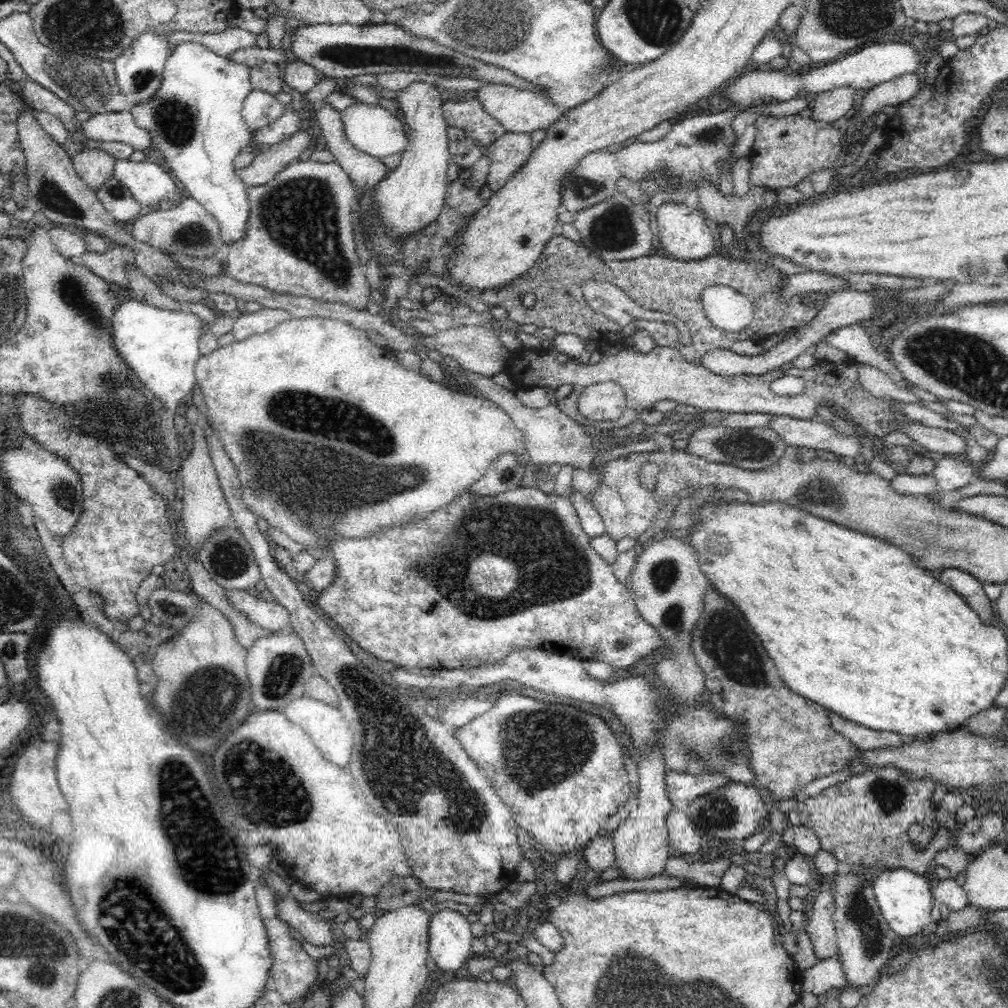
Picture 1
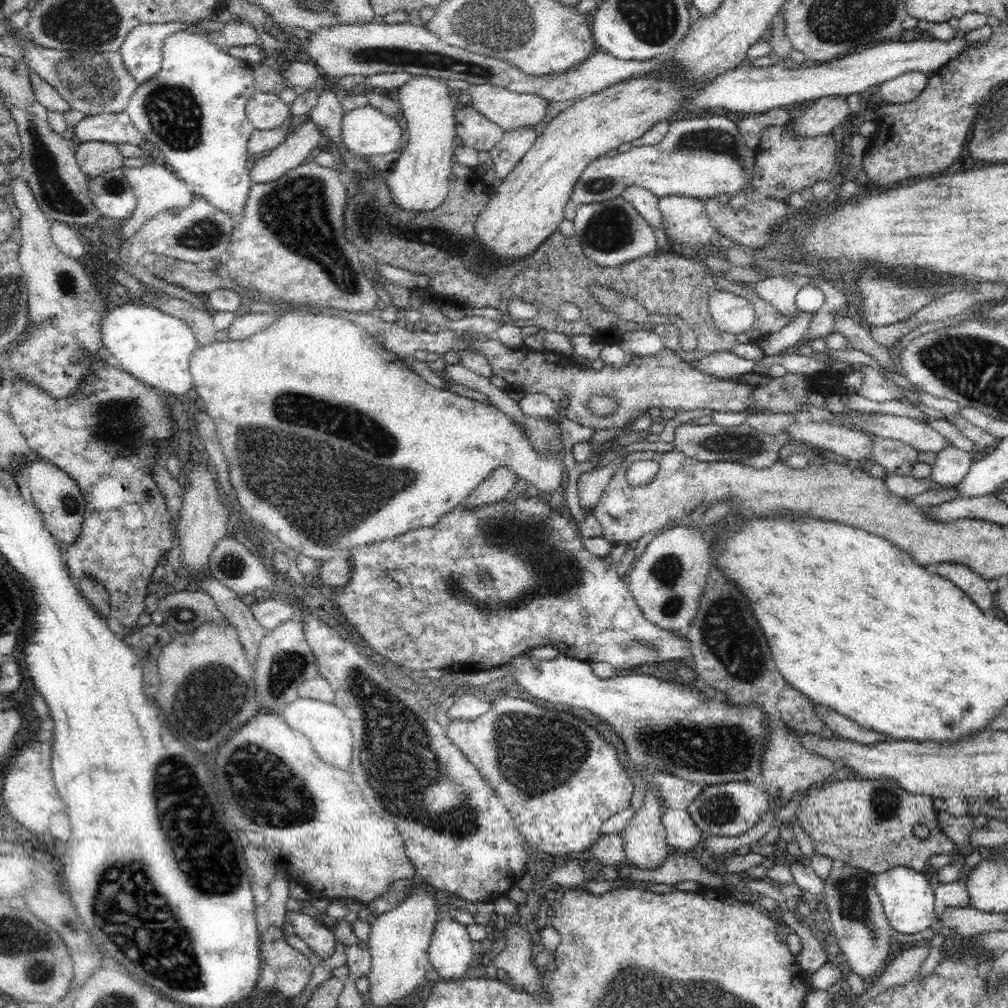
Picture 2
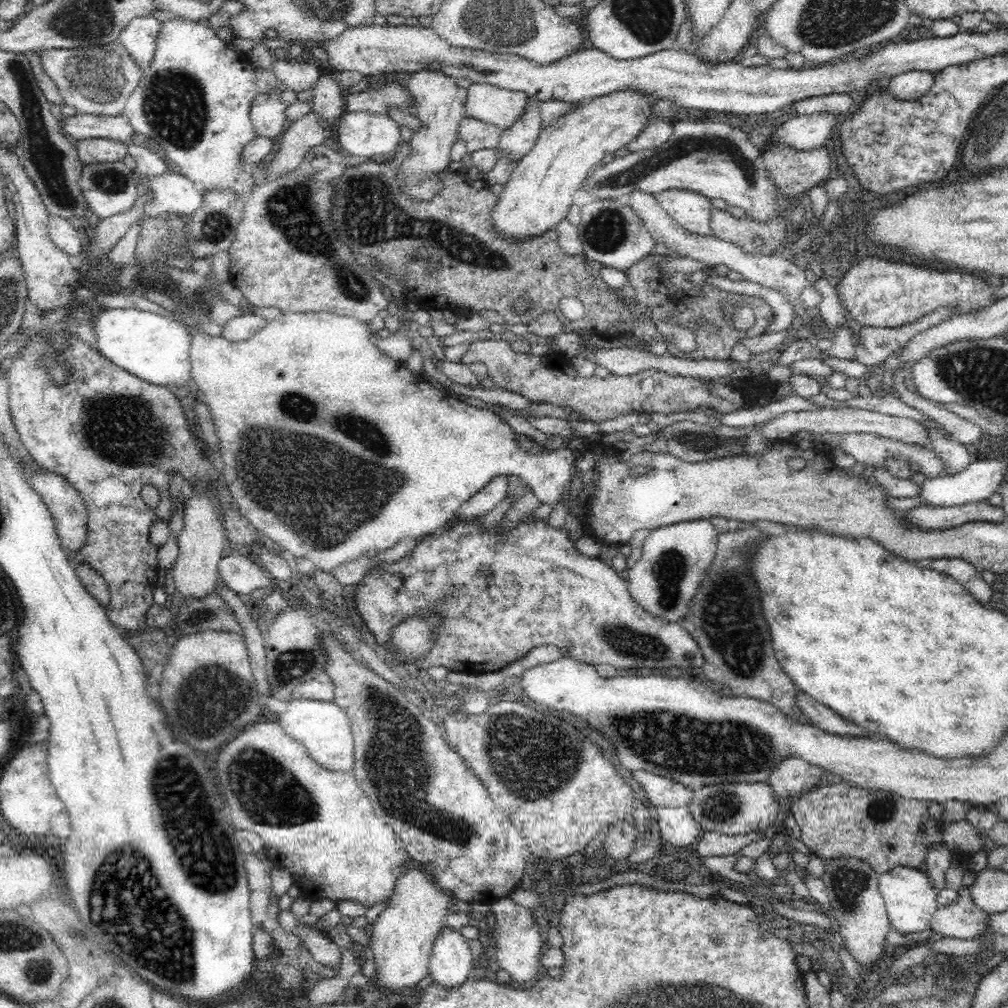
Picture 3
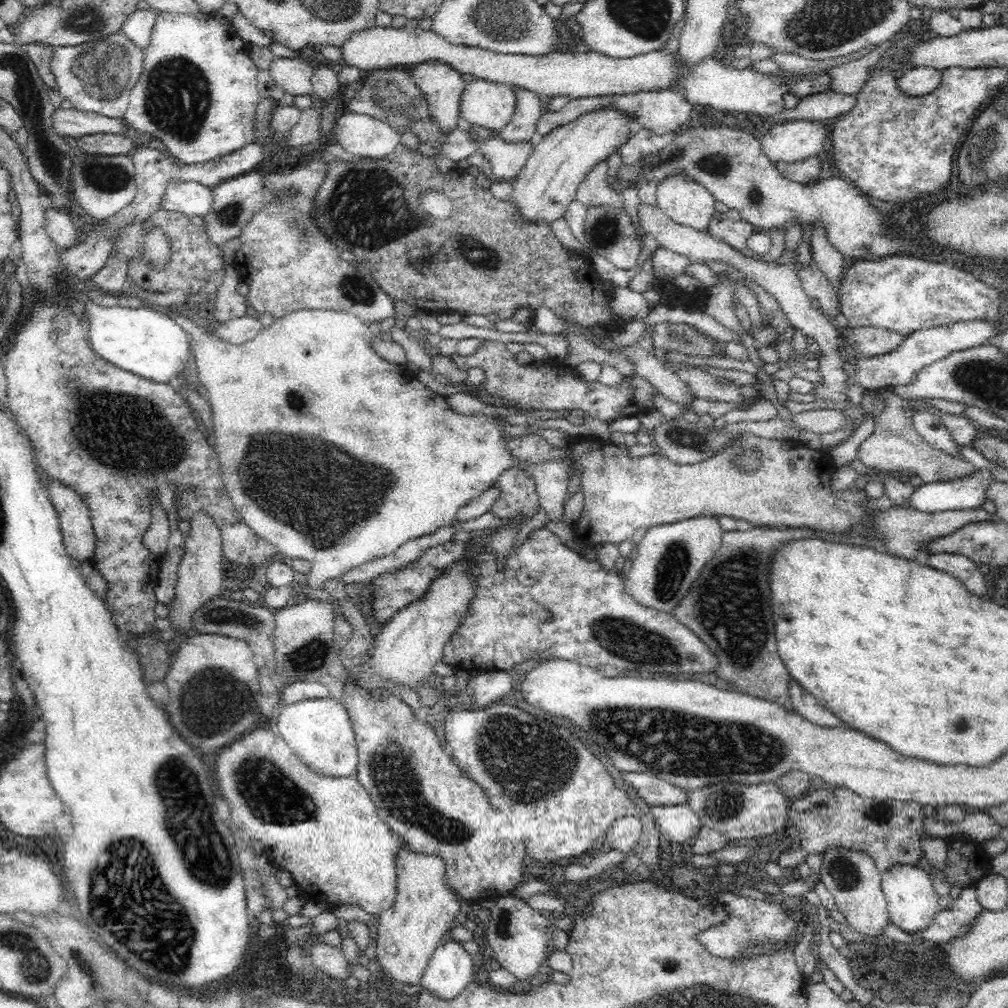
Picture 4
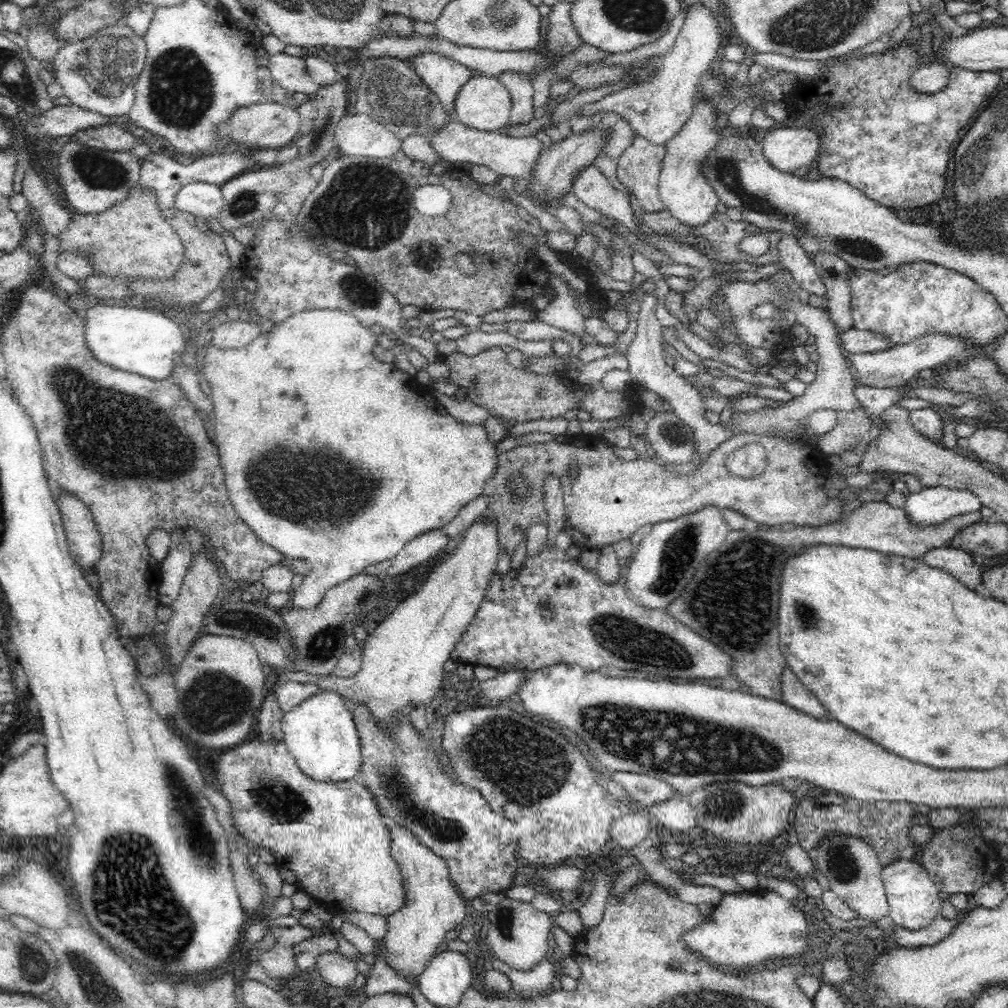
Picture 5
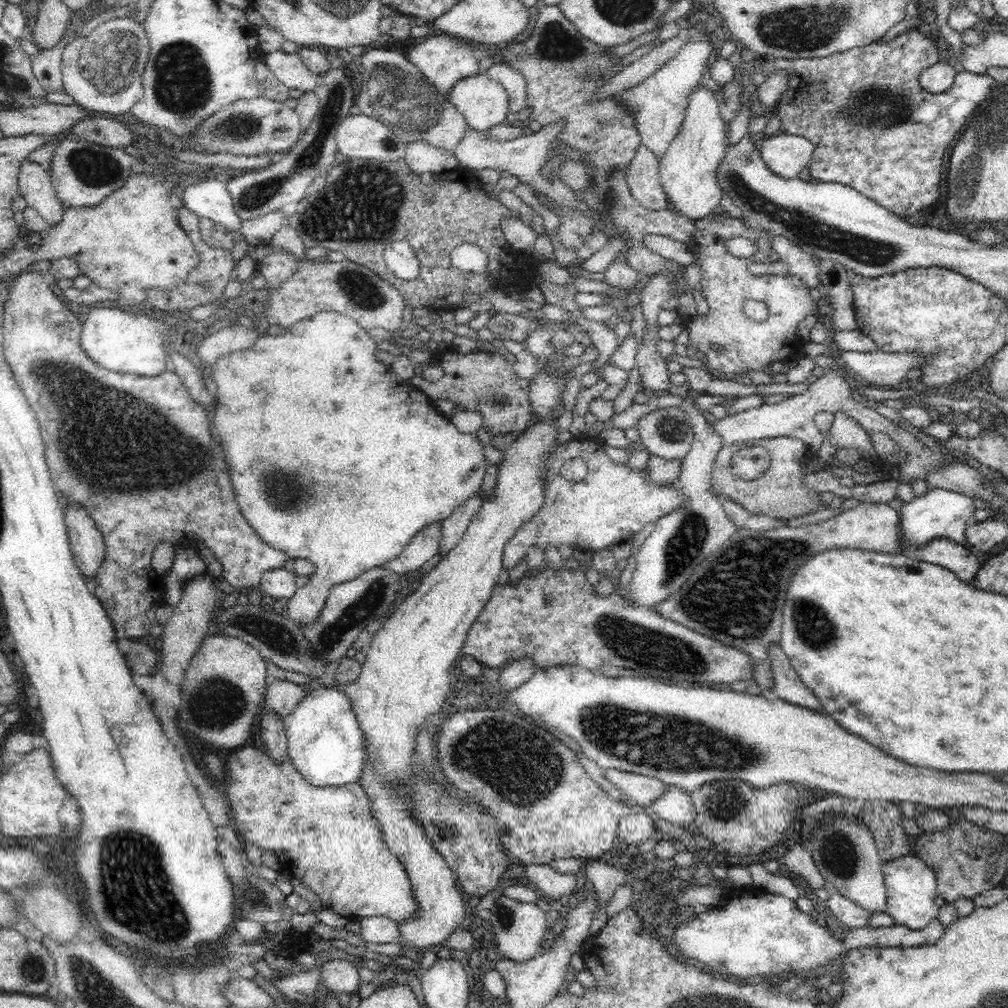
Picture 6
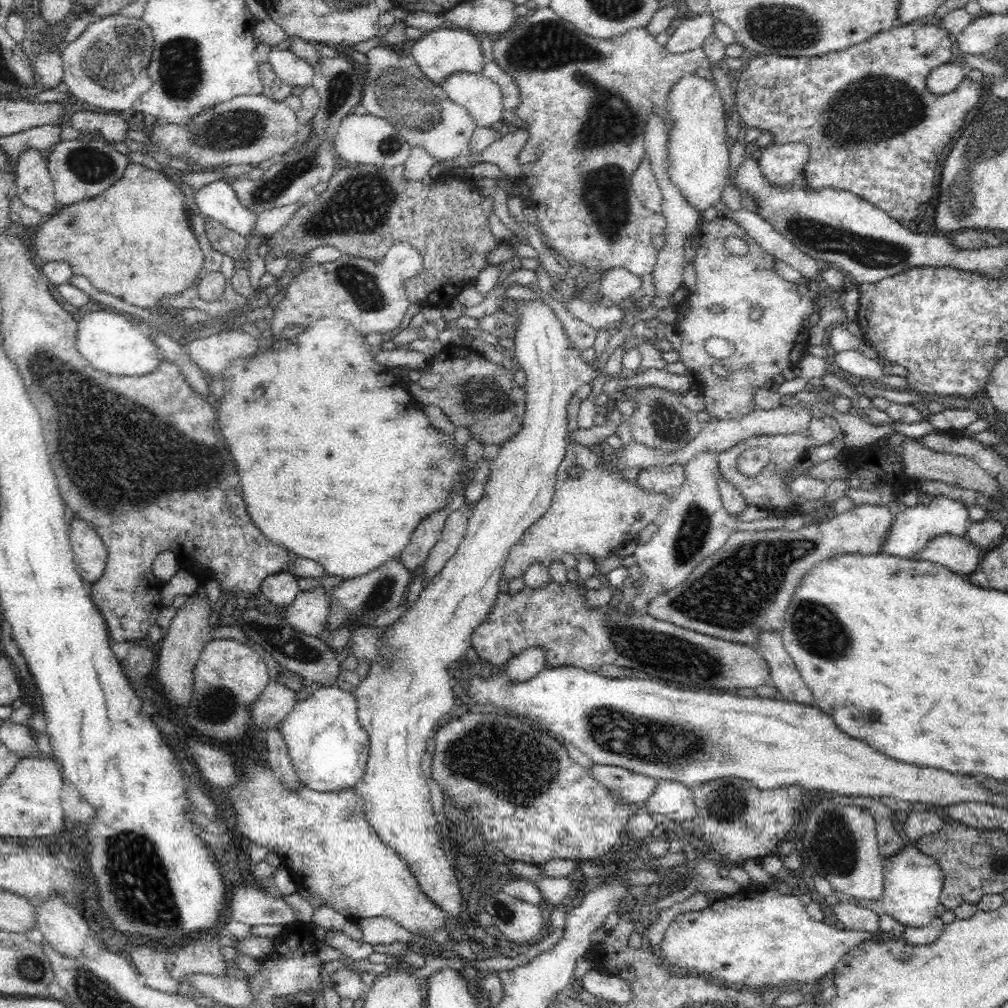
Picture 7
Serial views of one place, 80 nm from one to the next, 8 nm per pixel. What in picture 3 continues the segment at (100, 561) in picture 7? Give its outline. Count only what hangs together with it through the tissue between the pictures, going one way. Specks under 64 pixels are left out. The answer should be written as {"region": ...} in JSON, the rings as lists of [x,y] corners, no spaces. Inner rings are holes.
{"region":[[[43,470],[40,473],[32,474],[29,483],[40,495],[44,504],[48,506],[48,511],[52,513],[54,523],[56,523],[56,532],[63,548],[70,555],[82,550],[88,538],[88,512],[79,492],[66,479],[50,471]]]}

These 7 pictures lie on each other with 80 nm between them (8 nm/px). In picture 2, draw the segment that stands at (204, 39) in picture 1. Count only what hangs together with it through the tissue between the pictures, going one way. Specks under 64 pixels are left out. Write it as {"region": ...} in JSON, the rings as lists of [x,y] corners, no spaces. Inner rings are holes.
{"region":[[[232,19],[225,25],[221,34],[210,34],[210,41],[224,52],[228,52],[232,46],[248,46],[260,43],[254,25],[242,19]]]}

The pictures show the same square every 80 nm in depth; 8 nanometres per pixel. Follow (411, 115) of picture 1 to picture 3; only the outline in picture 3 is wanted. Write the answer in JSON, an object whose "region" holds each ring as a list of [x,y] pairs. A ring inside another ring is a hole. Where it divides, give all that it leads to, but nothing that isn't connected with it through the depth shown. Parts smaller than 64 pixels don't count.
{"region":[[[425,68],[407,75],[405,81],[407,90],[417,102],[413,113],[420,119],[421,129],[412,135],[409,142],[411,151],[402,163],[396,183],[400,185],[404,194],[427,202],[436,192],[442,190],[442,184],[439,184],[435,177],[438,172],[444,172],[446,164],[451,162],[450,146],[456,140],[460,121],[465,116],[463,103],[467,89],[458,85],[458,79],[446,76],[443,72]]]}

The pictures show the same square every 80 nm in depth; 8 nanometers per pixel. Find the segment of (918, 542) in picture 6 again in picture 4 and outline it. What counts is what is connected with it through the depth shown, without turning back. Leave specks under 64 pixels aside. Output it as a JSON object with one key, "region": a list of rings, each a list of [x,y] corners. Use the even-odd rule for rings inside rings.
{"region":[[[980,469],[963,479],[923,484],[908,496],[906,507],[921,514],[978,510],[985,500],[984,490],[992,480],[988,470]]]}

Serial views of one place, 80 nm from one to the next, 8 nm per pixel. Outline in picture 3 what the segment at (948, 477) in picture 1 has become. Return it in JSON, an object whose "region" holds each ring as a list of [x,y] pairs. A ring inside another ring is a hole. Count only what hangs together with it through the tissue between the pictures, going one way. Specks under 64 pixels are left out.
{"region":[[[924,425],[923,428],[929,437],[932,452],[936,453],[942,460],[948,475],[958,474],[971,464],[970,456],[964,445],[959,444],[952,437],[945,437],[944,430],[929,429]]]}

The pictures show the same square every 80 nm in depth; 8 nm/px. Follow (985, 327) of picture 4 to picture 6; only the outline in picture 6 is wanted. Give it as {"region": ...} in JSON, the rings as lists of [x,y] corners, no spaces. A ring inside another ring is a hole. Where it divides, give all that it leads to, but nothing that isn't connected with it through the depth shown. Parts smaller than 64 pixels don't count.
{"region":[[[842,351],[840,358],[845,366],[854,370],[858,376],[866,379],[872,386],[897,386],[908,379],[910,369],[916,369],[916,357],[910,353],[884,353]]]}

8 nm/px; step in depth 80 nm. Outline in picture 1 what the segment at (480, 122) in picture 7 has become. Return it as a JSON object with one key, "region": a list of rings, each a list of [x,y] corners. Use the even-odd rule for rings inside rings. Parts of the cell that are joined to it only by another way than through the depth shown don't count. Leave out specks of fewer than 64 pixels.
{"region":[[[488,83],[474,90],[470,96],[478,99],[478,103],[484,107],[486,114],[500,122],[506,134],[508,132],[534,132],[538,128],[546,129],[561,115],[560,109],[546,96],[534,91],[518,90],[512,86]]]}

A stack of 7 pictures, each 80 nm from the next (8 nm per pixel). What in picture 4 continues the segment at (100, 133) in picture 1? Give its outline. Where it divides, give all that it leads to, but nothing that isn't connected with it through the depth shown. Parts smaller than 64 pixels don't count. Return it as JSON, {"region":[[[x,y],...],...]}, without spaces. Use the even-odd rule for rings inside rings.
{"region":[[[74,107],[69,109],[55,108],[52,112],[52,128],[61,137],[74,136],[74,138],[96,132],[123,134],[126,129],[122,119],[79,111]]]}

